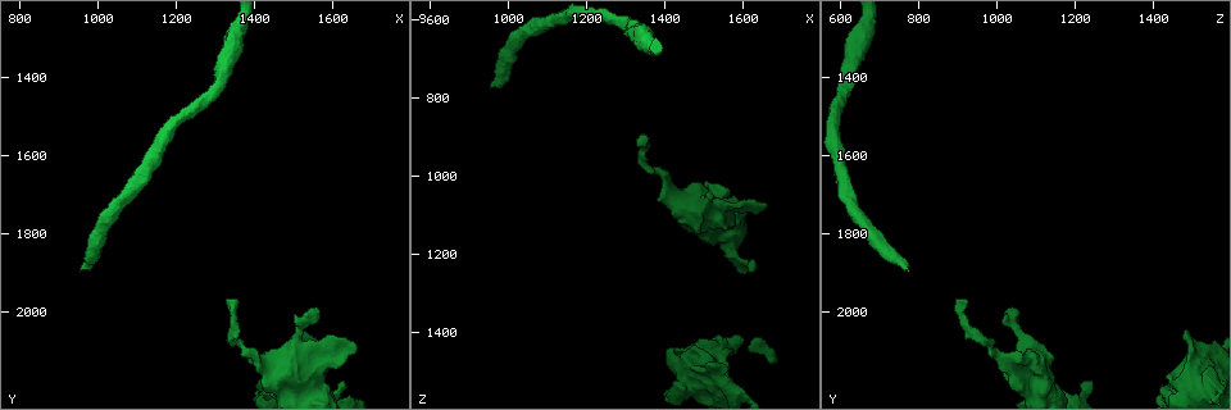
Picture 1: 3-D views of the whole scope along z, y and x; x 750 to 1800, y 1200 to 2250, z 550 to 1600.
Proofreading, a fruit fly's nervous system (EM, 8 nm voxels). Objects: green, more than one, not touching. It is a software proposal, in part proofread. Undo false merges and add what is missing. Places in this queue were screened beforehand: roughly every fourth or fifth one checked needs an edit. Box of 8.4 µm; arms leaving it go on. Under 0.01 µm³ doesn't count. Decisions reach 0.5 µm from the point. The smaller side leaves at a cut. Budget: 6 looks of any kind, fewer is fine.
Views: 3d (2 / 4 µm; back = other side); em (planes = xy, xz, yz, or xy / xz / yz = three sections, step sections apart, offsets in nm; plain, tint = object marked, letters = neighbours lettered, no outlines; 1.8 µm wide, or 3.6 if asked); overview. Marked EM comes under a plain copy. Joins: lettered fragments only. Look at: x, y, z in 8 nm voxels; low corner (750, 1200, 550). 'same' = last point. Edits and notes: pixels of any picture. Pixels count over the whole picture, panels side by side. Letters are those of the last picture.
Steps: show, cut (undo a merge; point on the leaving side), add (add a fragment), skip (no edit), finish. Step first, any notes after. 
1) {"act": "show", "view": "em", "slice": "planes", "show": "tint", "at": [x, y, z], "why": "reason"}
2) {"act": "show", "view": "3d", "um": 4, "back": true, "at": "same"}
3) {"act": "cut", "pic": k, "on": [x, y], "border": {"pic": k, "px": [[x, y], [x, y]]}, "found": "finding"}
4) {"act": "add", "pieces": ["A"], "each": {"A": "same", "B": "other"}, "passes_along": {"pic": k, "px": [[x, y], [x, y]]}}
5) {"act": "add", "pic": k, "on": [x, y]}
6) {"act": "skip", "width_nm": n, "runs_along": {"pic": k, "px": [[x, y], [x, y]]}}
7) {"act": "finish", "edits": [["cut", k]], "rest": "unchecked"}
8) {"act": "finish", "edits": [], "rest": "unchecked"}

{"act": "show", "view": "em", "slice": "planes", "show": "letters", "at": [1345, 1975, 900], "why": "tapers out"}

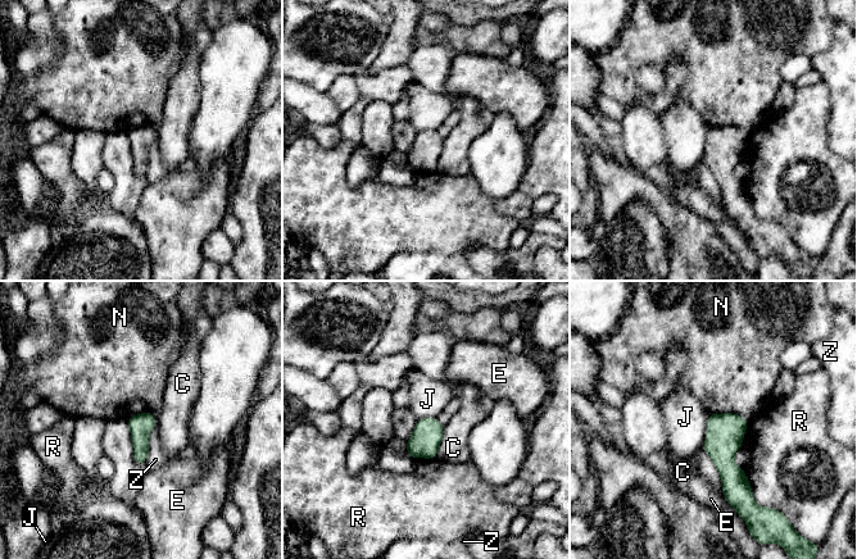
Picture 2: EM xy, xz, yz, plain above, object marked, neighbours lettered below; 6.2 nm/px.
{"act": "skip", "each": {"C": "other", "E": "other", "J": "other", "N": "other", "R": "other", "Z": "other"}, "border": {"pic": 2, "px": [[710, 414], [707, 433], [702, 446]]}, "found": "none of them fits"}

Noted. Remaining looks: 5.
{"act": "show", "view": "em", "slice": "yz", "step": 16, "show": "tint", "at": [1540, 2055, 1480], "why": "stops while still wide"}

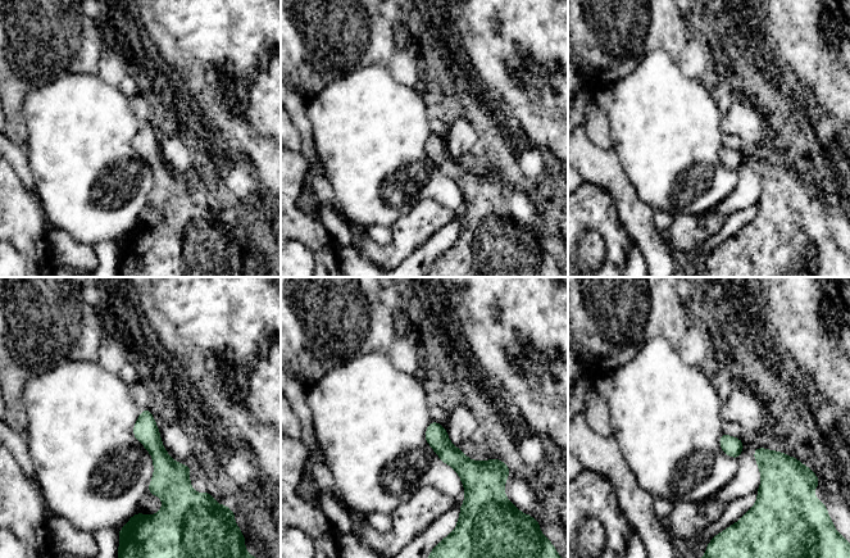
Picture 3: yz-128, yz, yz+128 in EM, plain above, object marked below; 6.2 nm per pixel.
{"act": "show", "view": "em", "slice": "planes", "show": "letters", "at": "same", "why": "another direction"}

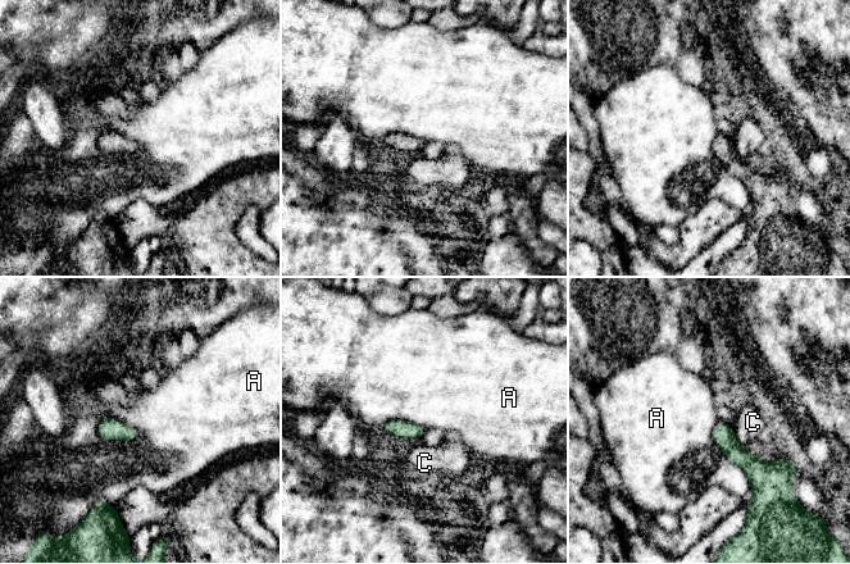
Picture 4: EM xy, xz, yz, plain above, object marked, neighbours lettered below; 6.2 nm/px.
{"act": "skip", "each": {"A": "other", "C": "other"}, "border": {"pic": 4, "px": [[96, 426], [105, 439], [139, 436]]}, "found": "no lettered fragment goes on from it"}

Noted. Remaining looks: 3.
{"act": "show", "view": "3d", "um": 2, "at": [1560, 1995, 1030], "why": "branch stops here"}

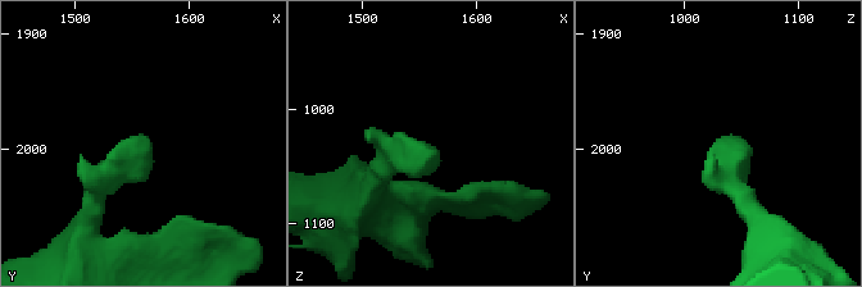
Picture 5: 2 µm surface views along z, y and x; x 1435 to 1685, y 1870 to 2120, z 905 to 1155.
{"act": "show", "view": "em", "slice": "yz", "step": 8, "show": "letters", "at": [1558, 1988, 1030], "why": "now the EM"}

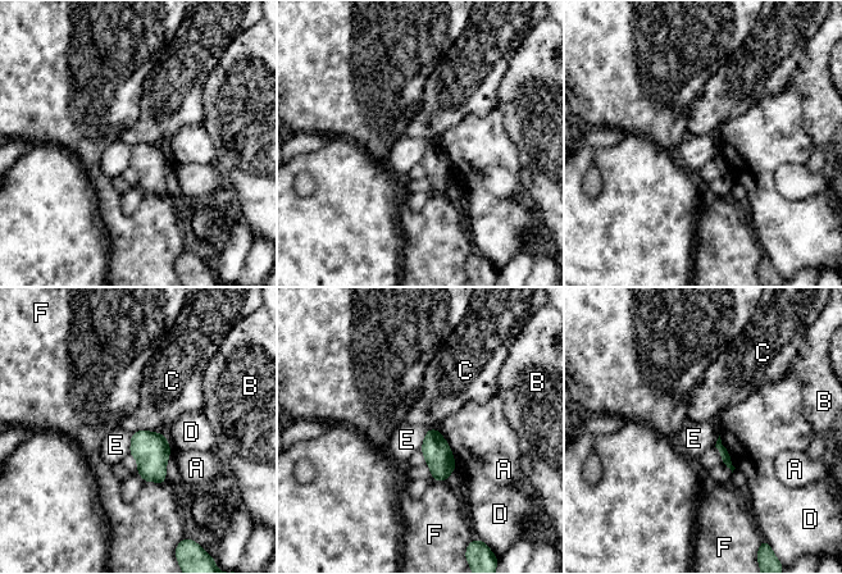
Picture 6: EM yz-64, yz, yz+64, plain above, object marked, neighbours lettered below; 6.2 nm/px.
{"act": "skip", "each": {"A": "other", "B": "other", "C": "other", "D": "other", "E": "other", "F": "other"}, "border": {"pic": 6, "px": [[132, 433], [128, 452]]}, "found": "no lettered fragment goes on from it"}

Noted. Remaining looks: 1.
{"act": "finish", "edits": [], "rest": "unchecked"}

